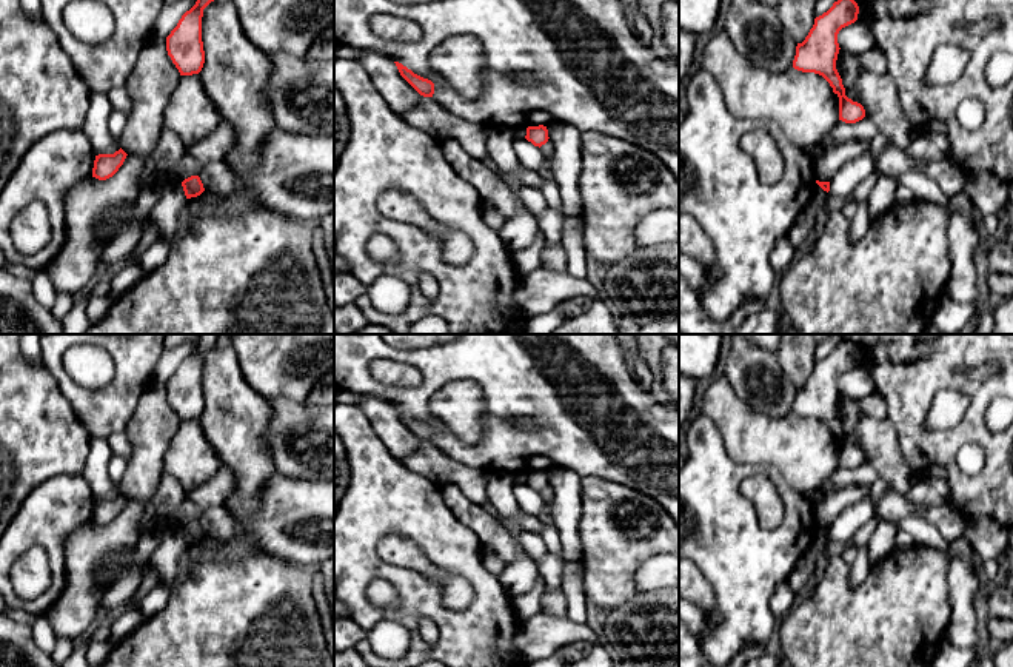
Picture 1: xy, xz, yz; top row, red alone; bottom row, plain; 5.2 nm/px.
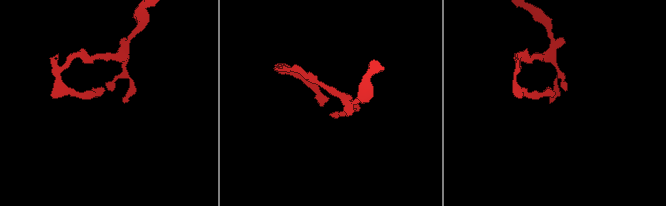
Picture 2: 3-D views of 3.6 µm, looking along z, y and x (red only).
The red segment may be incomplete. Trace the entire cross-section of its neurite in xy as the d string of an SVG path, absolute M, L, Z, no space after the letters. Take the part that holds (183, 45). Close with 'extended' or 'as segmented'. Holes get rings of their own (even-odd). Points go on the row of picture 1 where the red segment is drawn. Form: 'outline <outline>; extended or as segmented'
outline M197 0L166 37L166 51L180 75L199 74L205 63L202 42L203 9L214 0Z; as segmented

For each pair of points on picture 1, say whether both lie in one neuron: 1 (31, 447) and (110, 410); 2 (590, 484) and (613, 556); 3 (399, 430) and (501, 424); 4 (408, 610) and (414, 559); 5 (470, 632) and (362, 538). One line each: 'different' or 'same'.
1: different
2: same
3: different
4: different
5: same

